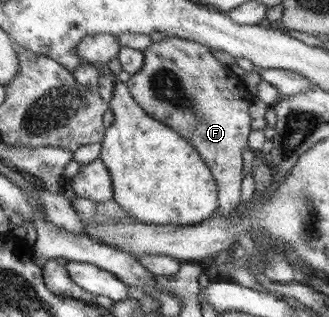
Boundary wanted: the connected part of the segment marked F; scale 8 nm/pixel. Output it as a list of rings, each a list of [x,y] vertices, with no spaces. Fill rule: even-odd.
[[[165,36],[161,41],[151,42],[142,53],[143,68],[128,80],[129,91],[150,116],[180,133],[200,152],[220,186],[219,215],[232,219],[241,203],[241,149],[247,147],[243,133],[251,133],[247,107],[256,97],[249,95],[239,77],[196,40]]]

